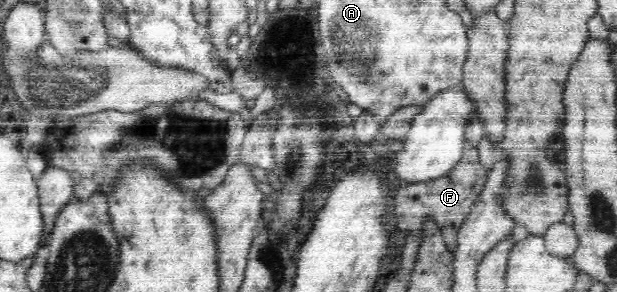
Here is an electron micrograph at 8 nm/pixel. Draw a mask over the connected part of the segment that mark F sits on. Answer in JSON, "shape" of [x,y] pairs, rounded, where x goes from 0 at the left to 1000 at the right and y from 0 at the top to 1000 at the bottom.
{"shape":[[[757,503],[750,514],[749,545],[721,603],[692,623],[655,630],[640,654],[639,757],[643,781],[653,788],[655,818],[656,801],[663,795],[663,808],[673,812],[681,839],[686,764],[692,750],[705,750],[724,849],[736,863],[741,849],[741,798],[783,651],[793,589],[780,565],[775,534],[771,503]]]}

